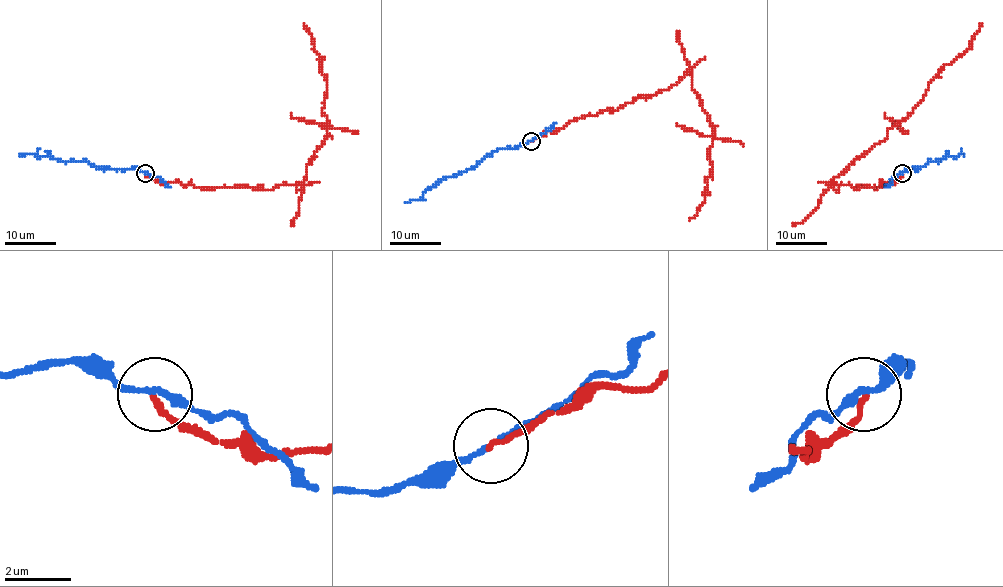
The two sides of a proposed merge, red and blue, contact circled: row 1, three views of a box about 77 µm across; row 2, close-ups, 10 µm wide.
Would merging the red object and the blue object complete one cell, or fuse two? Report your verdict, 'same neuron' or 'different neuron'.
different neuron

